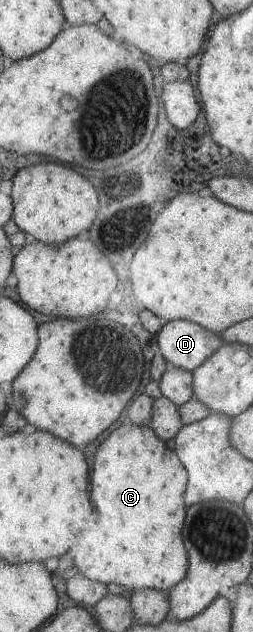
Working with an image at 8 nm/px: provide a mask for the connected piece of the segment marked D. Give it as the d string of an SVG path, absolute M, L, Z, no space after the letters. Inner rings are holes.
M171 320L158 337L169 363L191 372L200 368L226 342L221 334L190 320Z

